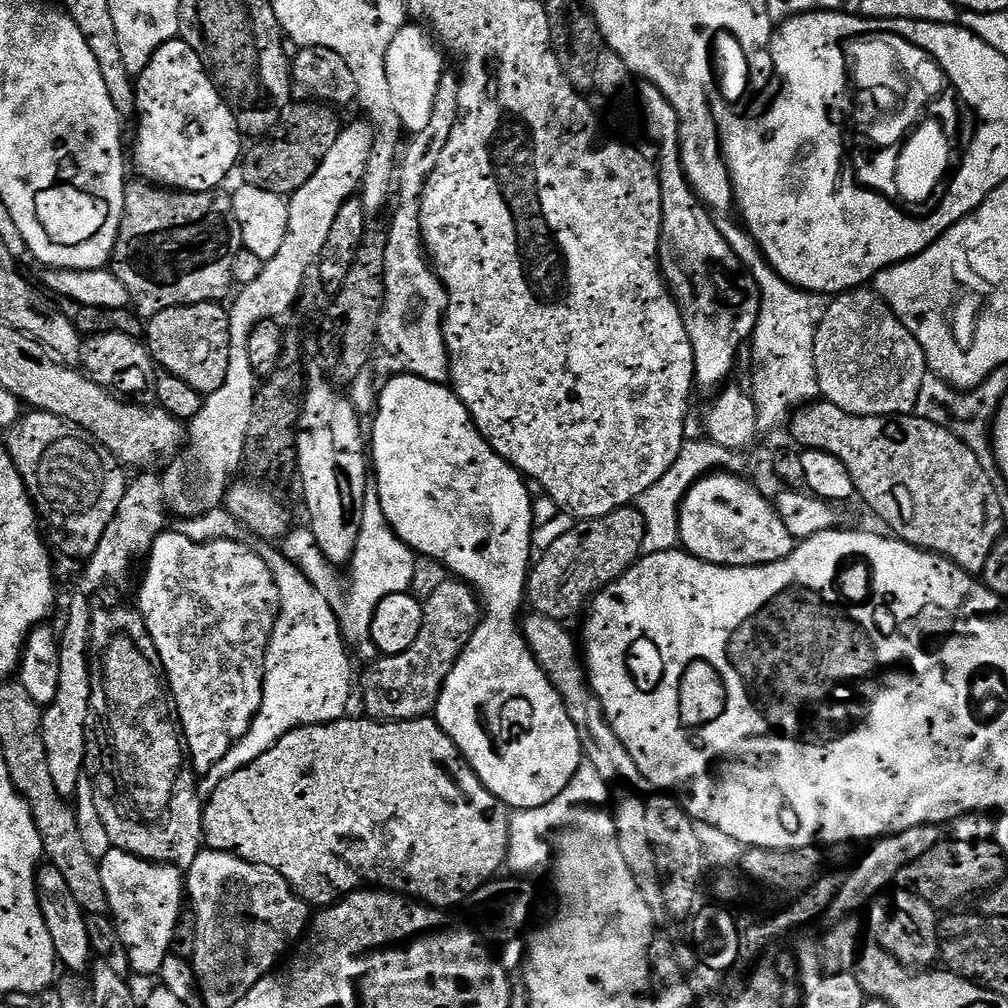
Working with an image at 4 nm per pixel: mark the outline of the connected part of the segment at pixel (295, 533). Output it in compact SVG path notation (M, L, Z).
M370 486L364 495L364 505L362 506L362 526L358 534L358 544L354 546L352 559L346 565L348 580L343 580L339 576L337 565L329 562L322 554L318 542L314 538L311 527L293 526L288 529L284 539L279 541L279 551L284 553L284 557L330 602L337 620L340 622L340 634L344 638L344 643L353 653L356 652L362 659L372 662L377 659L376 643L372 640L372 623L377 606L390 594L408 592L412 587L414 576L414 562L417 553L409 548L402 538L386 522L386 514L382 514L382 506L378 502L378 490L375 486Z

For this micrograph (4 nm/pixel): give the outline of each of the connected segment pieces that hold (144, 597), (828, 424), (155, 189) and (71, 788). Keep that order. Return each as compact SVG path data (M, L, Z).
M165 530L160 537L152 543L152 551L146 557L148 569L144 572L144 581L140 584L140 604L138 611L143 616L150 638L154 638L154 646L162 658L164 674L168 677L168 686L172 689L172 697L176 699L176 709L180 715L180 726L184 729L186 752L190 757L190 768L199 774L207 774L226 754L236 741L241 740L252 725L252 720L258 714L264 697L264 655L276 625L276 616L280 612L280 595L274 576L268 568L263 555L259 551L251 552L246 545L235 540L211 540L203 544L186 538L178 530Z
M809 402L795 409L790 417L791 424L792 436L801 449L826 451L841 460L853 479L855 495L868 503L869 510L889 528L887 531L895 539L905 540L925 552L945 556L964 572L983 573L990 550L1005 535L1001 493L996 492L993 473L982 470L978 454L950 434L950 430L915 414L851 416L846 410L838 410L838 406L827 402Z
M148 182L139 183L129 183L124 189L124 217L120 223L120 233L116 239L116 245L112 251L110 261L110 271L116 275L118 282L122 282L122 286L126 286L131 307L141 317L151 318L158 315L162 310L170 310L178 306L186 306L187 304L211 304L213 302L223 301L225 299L223 296L228 291L230 291L229 293L233 291L232 267L234 266L234 254L238 254L242 247L240 242L240 227L232 213L231 195L227 191L224 193L224 190L186 192L183 190L169 190L163 186L153 186Z
M76 600L68 608L68 621L64 624L64 633L59 633L60 653L58 654L58 694L54 696L54 702L43 709L40 717L40 729L42 730L42 742L46 746L46 762L50 766L50 778L54 782L54 790L66 798L75 797L78 790L78 780L85 775L84 755L86 754L86 714L90 702L94 681L89 672L88 665L88 641L92 631L91 603L84 600Z

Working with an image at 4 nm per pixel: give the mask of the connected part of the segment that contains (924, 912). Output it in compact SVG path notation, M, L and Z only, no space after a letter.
M888 890L867 905L867 912L866 928L872 931L871 939L895 960L913 970L924 970L937 963L940 955L938 912L932 905L909 892Z

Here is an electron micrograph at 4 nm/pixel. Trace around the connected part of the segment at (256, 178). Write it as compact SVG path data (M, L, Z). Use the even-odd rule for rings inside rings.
M293 102L284 109L284 113L280 116L280 120L268 132L267 136L261 136L255 141L256 144L252 149L245 151L242 156L242 169L244 168L244 184L254 186L258 190L270 190L274 194L288 198L293 192L298 191L302 186L306 186L306 182L310 182L310 178L314 178L314 170L318 170L318 166L322 162L322 158L326 158L330 146L334 146L334 142L338 142L338 134L342 127L341 121L336 121L336 116L331 107L323 102L308 102L312 104L300 104Z

